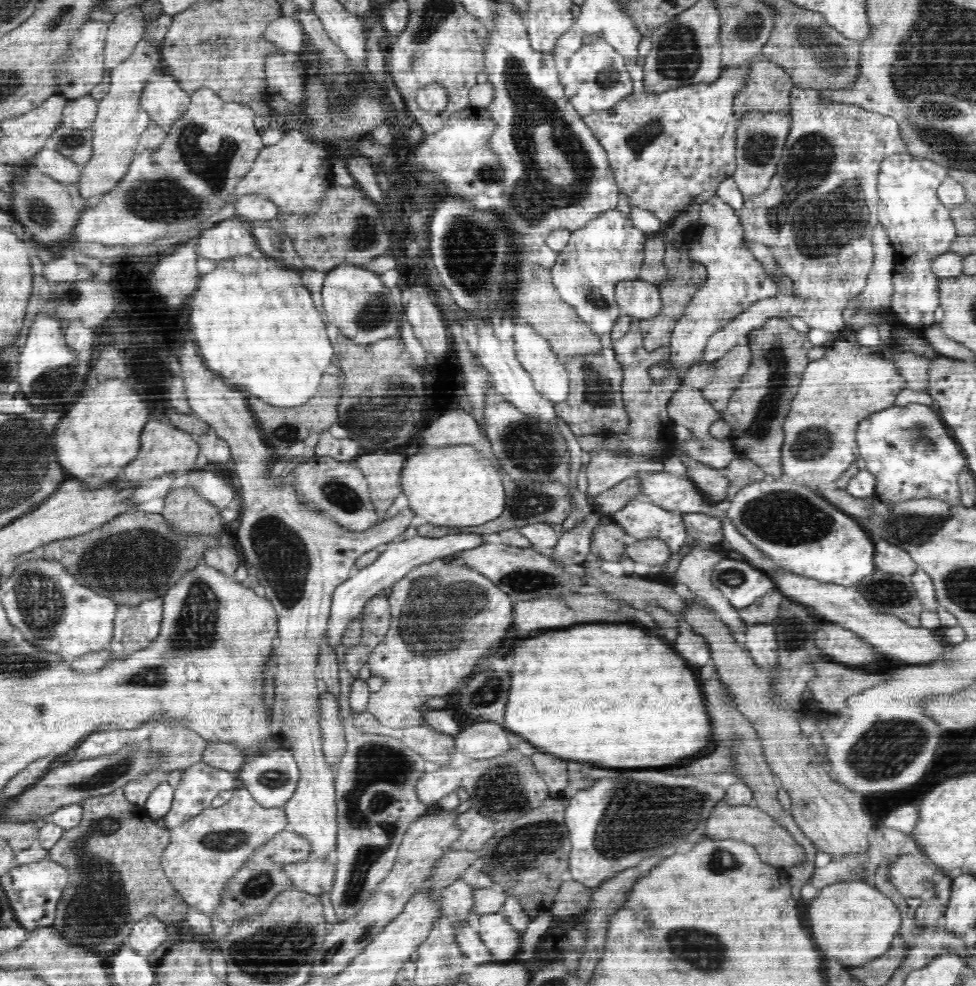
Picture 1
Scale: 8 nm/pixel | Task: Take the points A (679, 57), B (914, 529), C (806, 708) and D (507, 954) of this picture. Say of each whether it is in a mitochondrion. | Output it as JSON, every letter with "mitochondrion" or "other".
{"A":"mitochondrion","B":"mitochondrion","C":"other","D":"other"}

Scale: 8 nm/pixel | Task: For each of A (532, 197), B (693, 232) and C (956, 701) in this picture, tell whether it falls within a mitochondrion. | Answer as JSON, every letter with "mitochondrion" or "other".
{"A":"mitochondrion","B":"other","C":"other"}

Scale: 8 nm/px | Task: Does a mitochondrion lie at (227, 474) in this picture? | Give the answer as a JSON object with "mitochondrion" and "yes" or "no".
{"mitochondrion":"no"}

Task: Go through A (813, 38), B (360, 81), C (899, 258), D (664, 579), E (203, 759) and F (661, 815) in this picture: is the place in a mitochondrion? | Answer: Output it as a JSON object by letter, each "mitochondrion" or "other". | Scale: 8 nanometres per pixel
{"A":"mitochondrion","B":"other","C":"other","D":"other","E":"other","F":"mitochondrion"}

